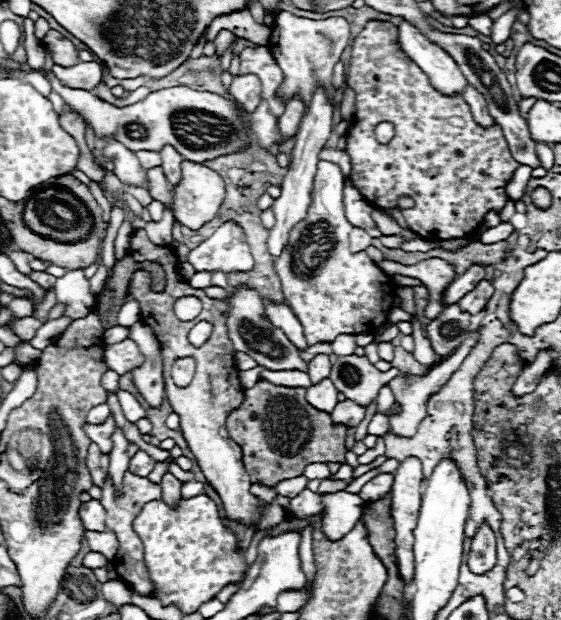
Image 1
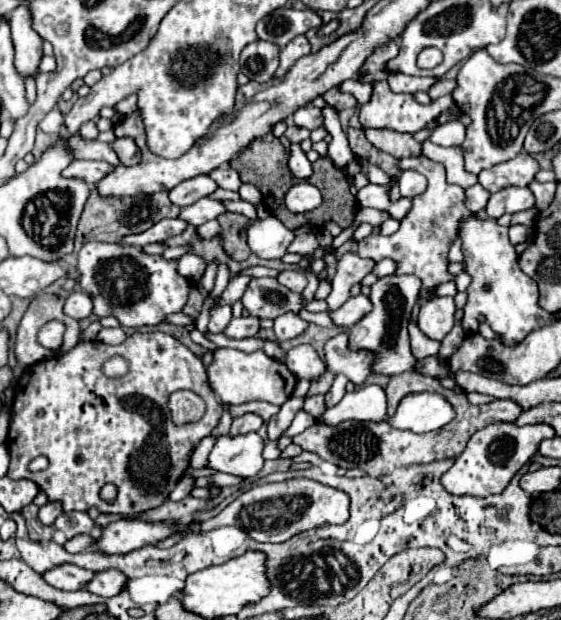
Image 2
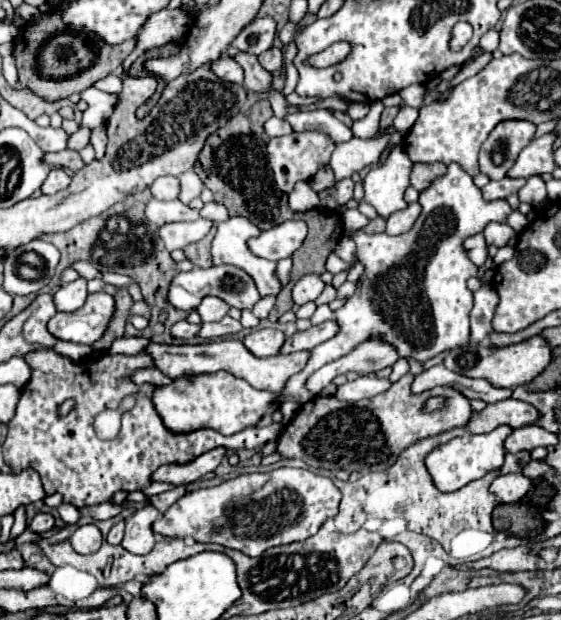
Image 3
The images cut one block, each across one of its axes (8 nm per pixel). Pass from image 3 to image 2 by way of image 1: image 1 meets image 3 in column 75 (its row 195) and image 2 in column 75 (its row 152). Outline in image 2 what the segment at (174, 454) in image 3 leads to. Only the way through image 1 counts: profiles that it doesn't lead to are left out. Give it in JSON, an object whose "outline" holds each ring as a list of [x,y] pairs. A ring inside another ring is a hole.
{"outline":[[[136,332],[118,346],[108,346],[98,340],[80,342],[68,354],[56,354],[50,360],[42,360],[26,368],[20,376],[14,388],[12,420],[6,438],[6,446],[10,452],[10,468],[6,476],[12,480],[28,478],[36,482],[50,502],[62,502],[64,512],[86,512],[88,508],[96,506],[100,512],[106,514],[134,518],[168,500],[168,494],[174,490],[182,472],[190,464],[192,450],[202,438],[212,434],[212,430],[220,422],[220,416],[222,404],[206,384],[206,368],[202,360],[194,356],[174,336],[162,332]],[[112,356],[122,356],[128,362],[128,372],[122,378],[108,378],[102,372],[102,364]],[[184,388],[196,392],[206,402],[206,414],[200,422],[174,426],[170,422],[170,410],[166,402],[172,392]],[[40,454],[48,456],[50,466],[44,472],[30,472],[28,464]],[[108,482],[118,486],[118,496],[112,504],[104,502],[98,494],[100,488]]]}

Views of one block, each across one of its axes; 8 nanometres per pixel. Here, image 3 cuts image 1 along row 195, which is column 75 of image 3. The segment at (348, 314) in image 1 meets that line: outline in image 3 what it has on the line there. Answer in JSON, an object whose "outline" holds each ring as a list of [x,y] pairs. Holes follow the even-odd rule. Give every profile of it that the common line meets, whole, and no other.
{"outline":[[[96,292],[96,294],[90,294],[86,304],[76,310],[76,312],[58,312],[50,318],[48,322],[48,332],[60,340],[68,340],[68,342],[80,342],[80,344],[94,344],[106,330],[110,318],[114,314],[114,298],[108,296],[106,292]]]}

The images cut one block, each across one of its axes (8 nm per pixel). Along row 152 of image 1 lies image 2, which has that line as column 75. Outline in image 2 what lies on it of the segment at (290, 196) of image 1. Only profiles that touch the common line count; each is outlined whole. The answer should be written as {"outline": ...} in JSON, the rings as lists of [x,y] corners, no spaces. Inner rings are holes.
{"outline":[[[78,290],[78,292],[72,292],[68,298],[66,298],[66,304],[64,304],[64,314],[66,316],[72,316],[76,320],[84,320],[86,316],[92,314],[92,300],[86,292]]]}

